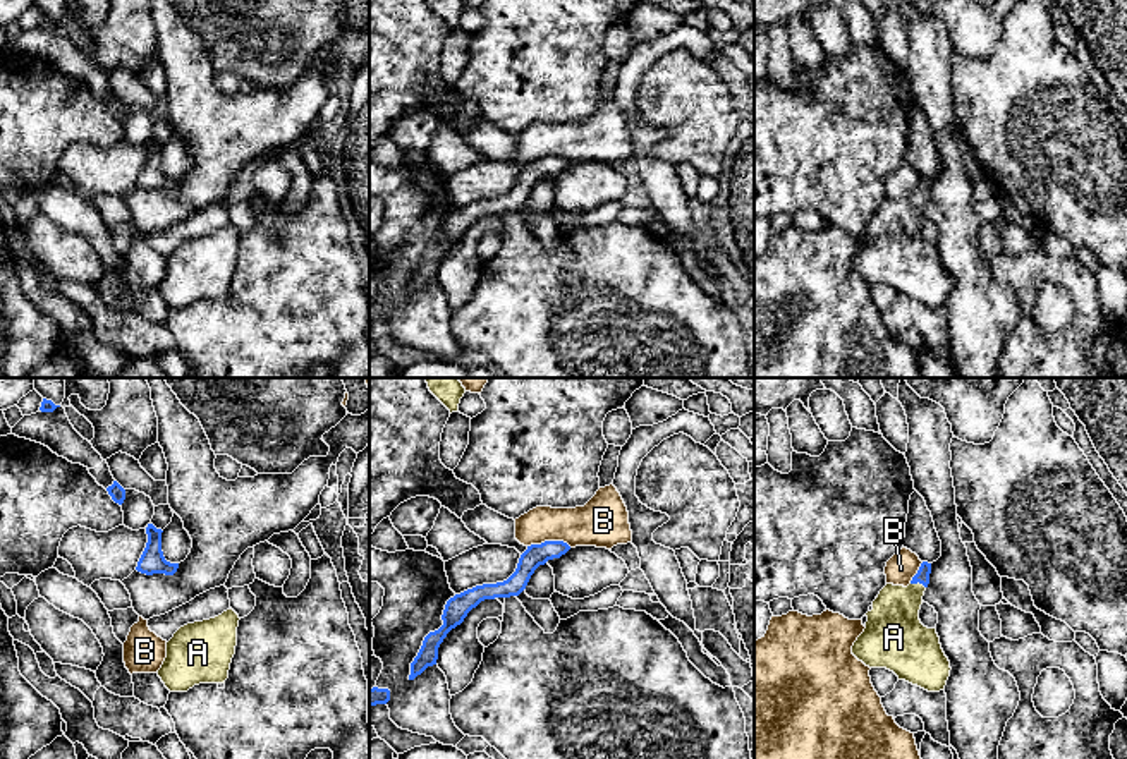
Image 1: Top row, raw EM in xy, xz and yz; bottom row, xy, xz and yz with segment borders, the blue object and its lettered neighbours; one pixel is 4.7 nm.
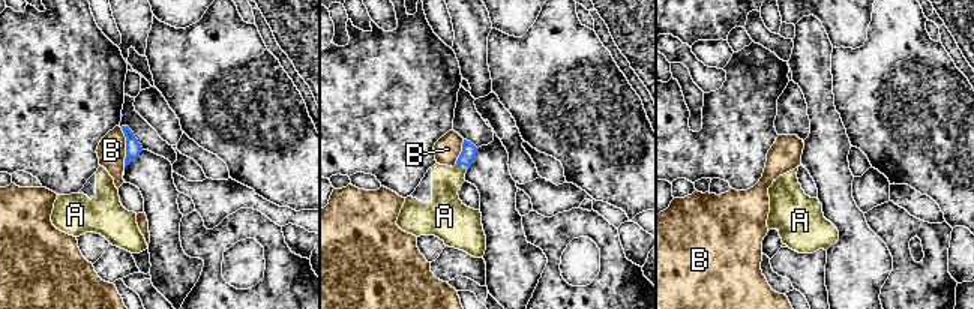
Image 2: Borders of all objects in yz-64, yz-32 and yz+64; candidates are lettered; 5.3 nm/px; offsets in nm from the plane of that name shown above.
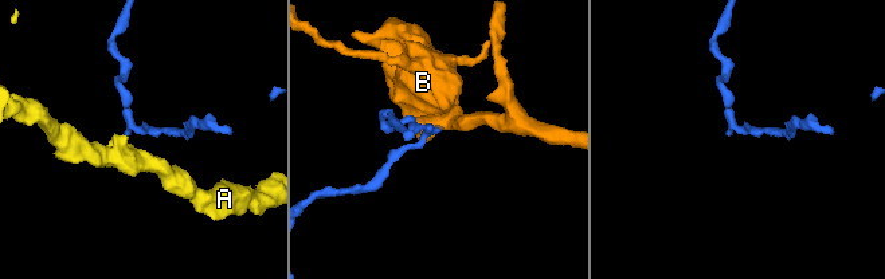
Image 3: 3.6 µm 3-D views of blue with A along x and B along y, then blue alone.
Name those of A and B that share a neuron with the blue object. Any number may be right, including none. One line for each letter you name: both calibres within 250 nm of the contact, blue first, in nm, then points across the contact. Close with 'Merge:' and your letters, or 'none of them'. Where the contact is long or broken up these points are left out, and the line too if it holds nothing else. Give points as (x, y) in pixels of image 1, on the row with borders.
A: calibres 60 and 260 nm; way yz (923, 574), (918, 581), (895, 612), (894, 627)
Merge: A

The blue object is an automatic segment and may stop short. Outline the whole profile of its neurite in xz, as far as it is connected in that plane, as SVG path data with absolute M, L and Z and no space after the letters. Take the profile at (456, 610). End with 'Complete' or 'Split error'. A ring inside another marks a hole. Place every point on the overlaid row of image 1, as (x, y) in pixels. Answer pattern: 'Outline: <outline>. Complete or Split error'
Outline: M564 541L531 544L521 555L515 572L507 580L476 586L450 598L442 615L443 625L424 637L417 656L411 663L409 680L414 680L428 666L436 665L440 644L452 628L464 622L472 608L484 599L519 596L539 565L545 565L548 560L560 558L569 550L570 546Z. Complete

